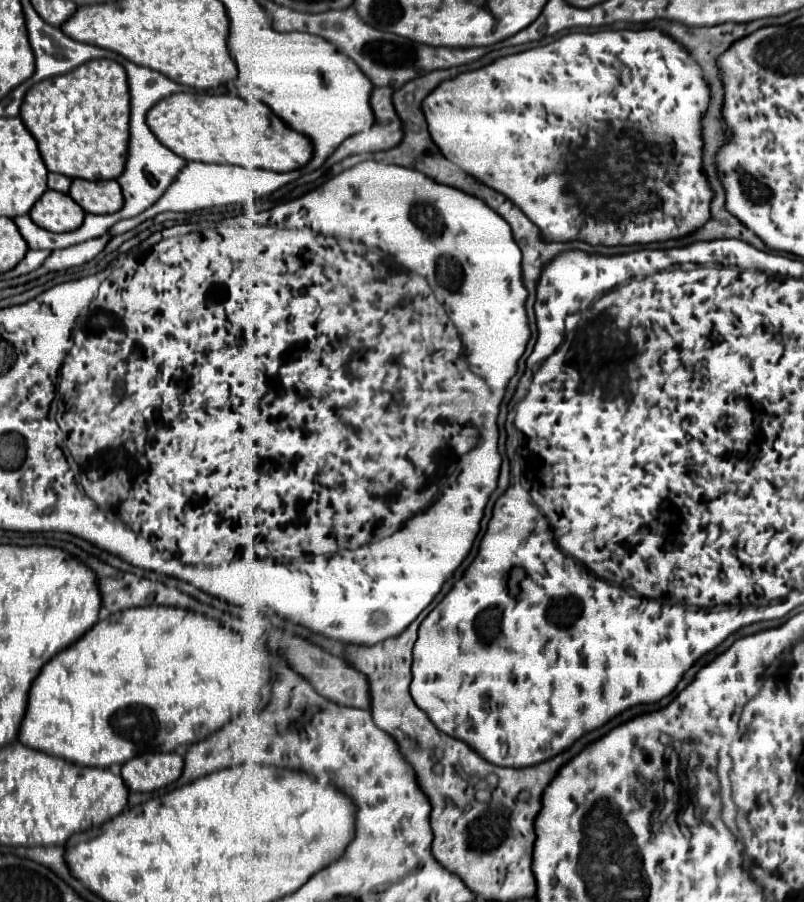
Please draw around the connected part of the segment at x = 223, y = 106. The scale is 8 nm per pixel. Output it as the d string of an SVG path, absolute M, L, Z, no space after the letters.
M172 94L148 110L146 124L166 148L172 148L174 154L188 162L238 164L244 168L290 172L302 168L312 158L308 138L290 130L262 102L248 102L232 94Z

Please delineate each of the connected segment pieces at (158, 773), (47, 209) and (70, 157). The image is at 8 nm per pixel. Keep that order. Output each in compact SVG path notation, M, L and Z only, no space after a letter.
M148 752L128 760L122 766L122 780L130 792L152 792L176 782L182 774L184 758L170 752Z
M46 190L42 198L36 200L28 216L34 224L50 232L70 232L82 224L86 214L68 194Z
M88 60L68 74L42 80L34 84L22 106L20 118L28 132L38 142L42 160L50 172L68 178L84 180L114 180L122 174L128 154L128 122L130 122L130 94L124 68L114 60Z

